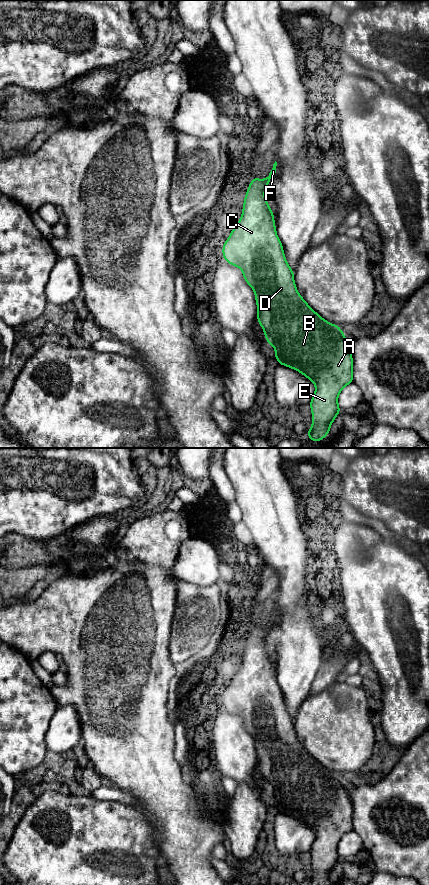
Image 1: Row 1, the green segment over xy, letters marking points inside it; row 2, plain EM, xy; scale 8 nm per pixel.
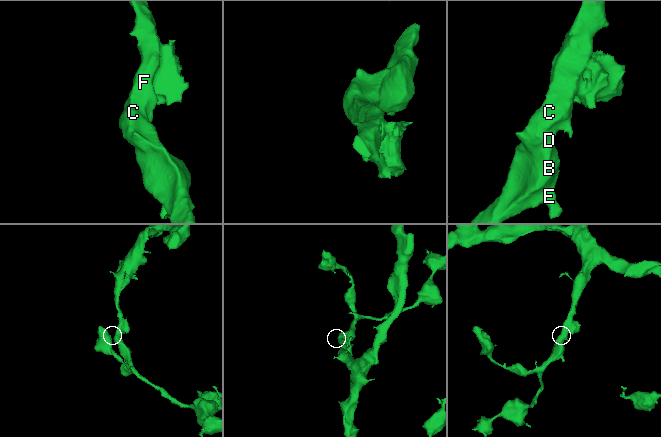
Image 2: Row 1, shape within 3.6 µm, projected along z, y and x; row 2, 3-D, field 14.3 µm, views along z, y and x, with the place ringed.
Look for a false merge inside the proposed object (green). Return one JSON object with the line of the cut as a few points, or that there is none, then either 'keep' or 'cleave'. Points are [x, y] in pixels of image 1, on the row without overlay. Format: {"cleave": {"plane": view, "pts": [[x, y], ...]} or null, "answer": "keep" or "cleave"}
{"cleave": null, "answer": "keep"}

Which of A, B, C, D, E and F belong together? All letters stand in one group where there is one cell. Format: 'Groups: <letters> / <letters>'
Groups: A B C D E F

